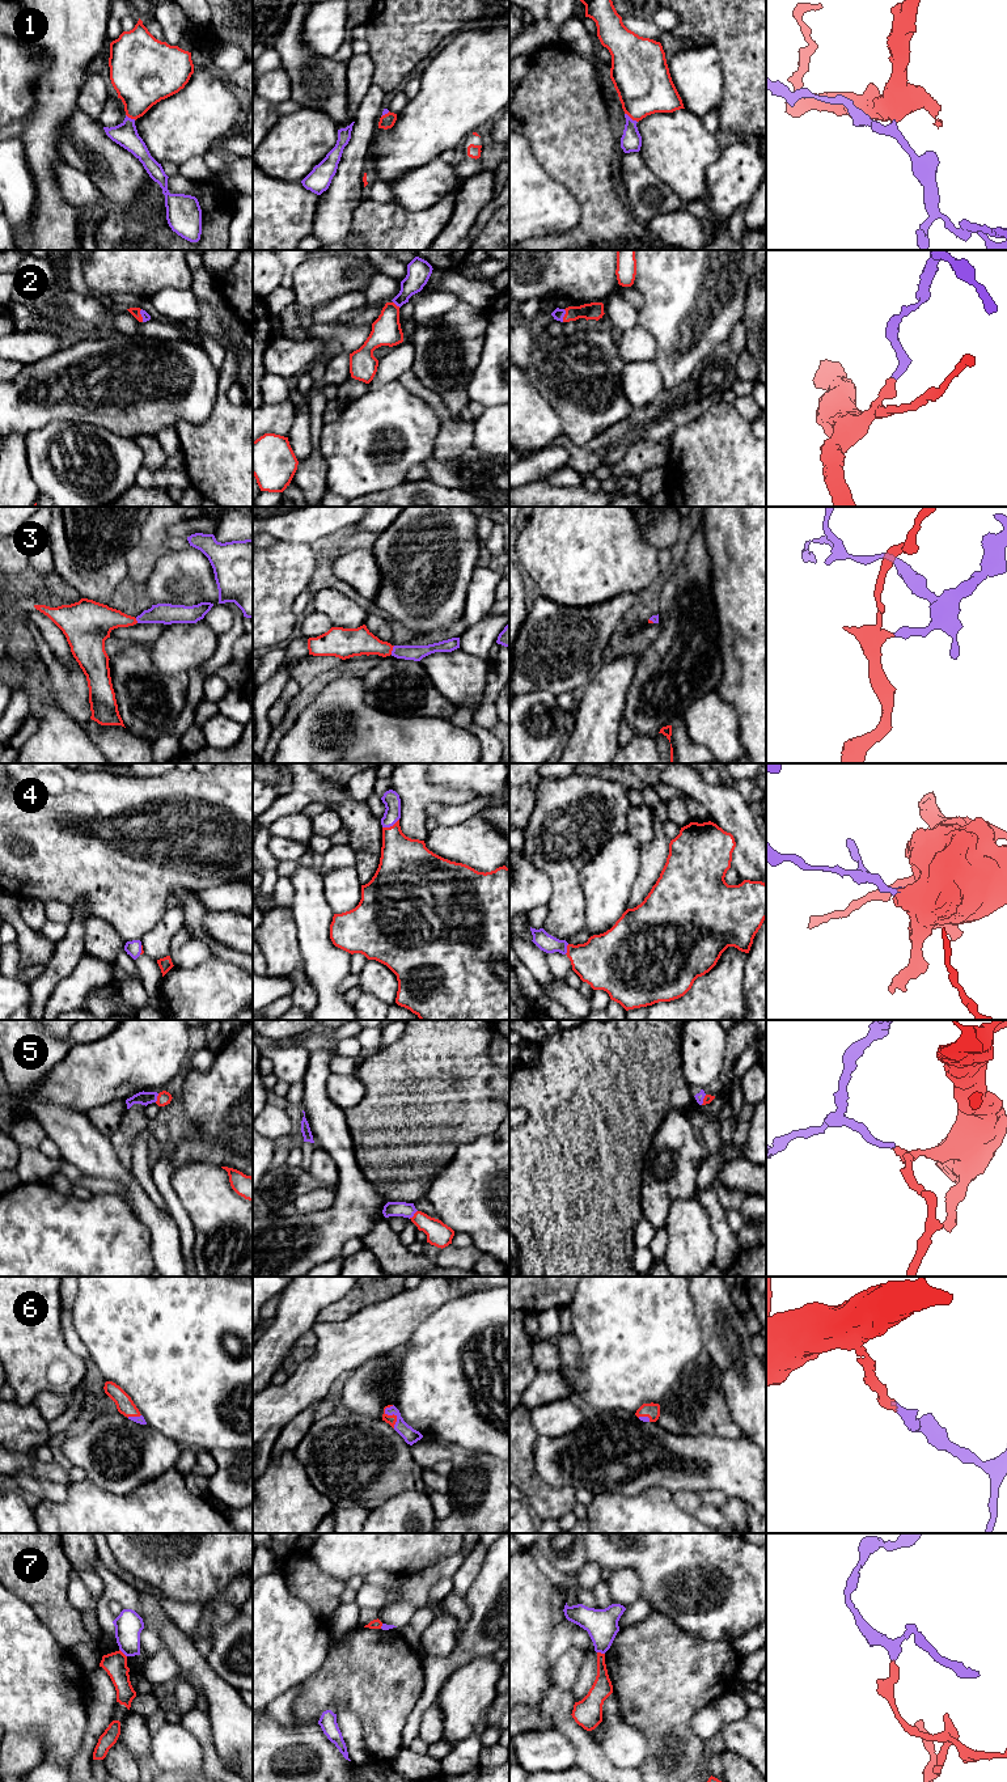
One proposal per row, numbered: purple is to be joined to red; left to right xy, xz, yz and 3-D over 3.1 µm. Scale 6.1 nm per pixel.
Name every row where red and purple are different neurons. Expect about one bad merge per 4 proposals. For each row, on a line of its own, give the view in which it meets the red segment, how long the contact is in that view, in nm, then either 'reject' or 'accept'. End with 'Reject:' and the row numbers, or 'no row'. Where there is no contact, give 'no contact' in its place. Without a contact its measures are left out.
1: yz | 100 nm | accept
2: yz | 80 nm | accept
3: xz | 60 nm | accept
4: xz | 120 nm | accept
5: xz | 80 nm | accept
6: xz | 150 nm | accept
7: xy | 70 nm | reject
Reject: 7

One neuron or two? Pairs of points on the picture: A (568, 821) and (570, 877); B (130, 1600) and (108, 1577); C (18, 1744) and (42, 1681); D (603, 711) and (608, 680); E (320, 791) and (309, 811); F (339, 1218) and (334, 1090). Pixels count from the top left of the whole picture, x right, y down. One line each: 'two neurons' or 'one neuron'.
A: one neuron
B: one neuron
C: two neurons
D: one neuron
E: two neurons
F: two neurons

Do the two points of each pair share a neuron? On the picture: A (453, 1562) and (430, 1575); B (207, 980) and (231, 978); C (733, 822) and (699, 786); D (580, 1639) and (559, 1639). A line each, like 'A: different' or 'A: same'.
A: same
B: same
C: same
D: same

